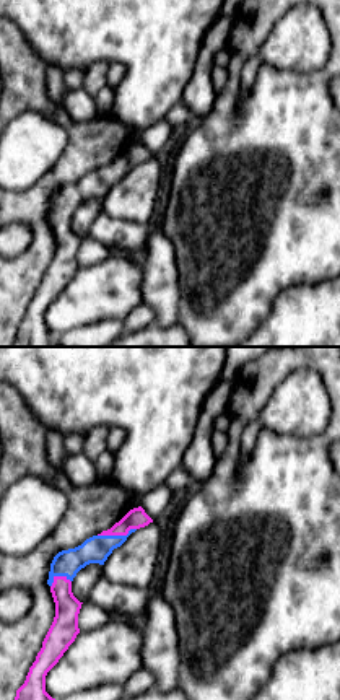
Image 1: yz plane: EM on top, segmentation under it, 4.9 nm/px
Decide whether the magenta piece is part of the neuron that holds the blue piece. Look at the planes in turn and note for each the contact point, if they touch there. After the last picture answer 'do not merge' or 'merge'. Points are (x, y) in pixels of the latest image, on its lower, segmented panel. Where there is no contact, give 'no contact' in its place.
meets blue at (116, 536)

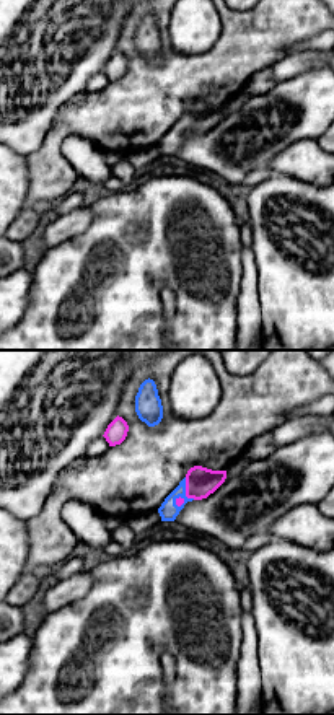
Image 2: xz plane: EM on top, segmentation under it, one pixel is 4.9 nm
meets blue at (184, 492)

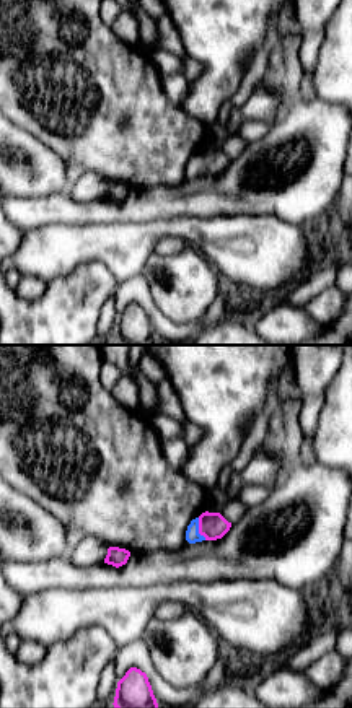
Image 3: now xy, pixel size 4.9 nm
meets blue at (198, 529)

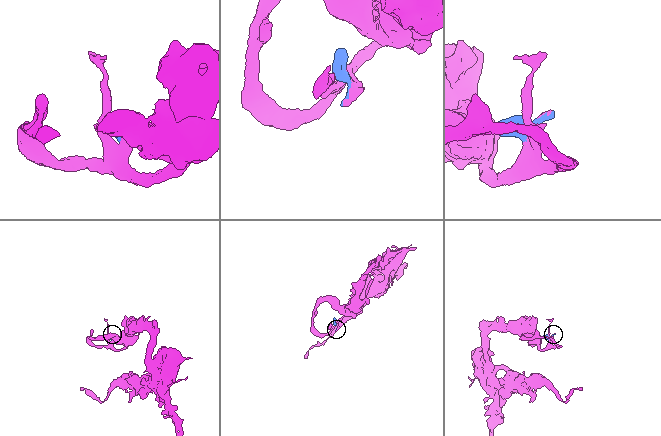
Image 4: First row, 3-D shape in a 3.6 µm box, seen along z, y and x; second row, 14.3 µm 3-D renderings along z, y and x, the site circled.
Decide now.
merge

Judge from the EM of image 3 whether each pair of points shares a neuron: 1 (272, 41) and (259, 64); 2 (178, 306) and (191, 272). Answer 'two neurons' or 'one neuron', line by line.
1: one neuron
2: one neuron

